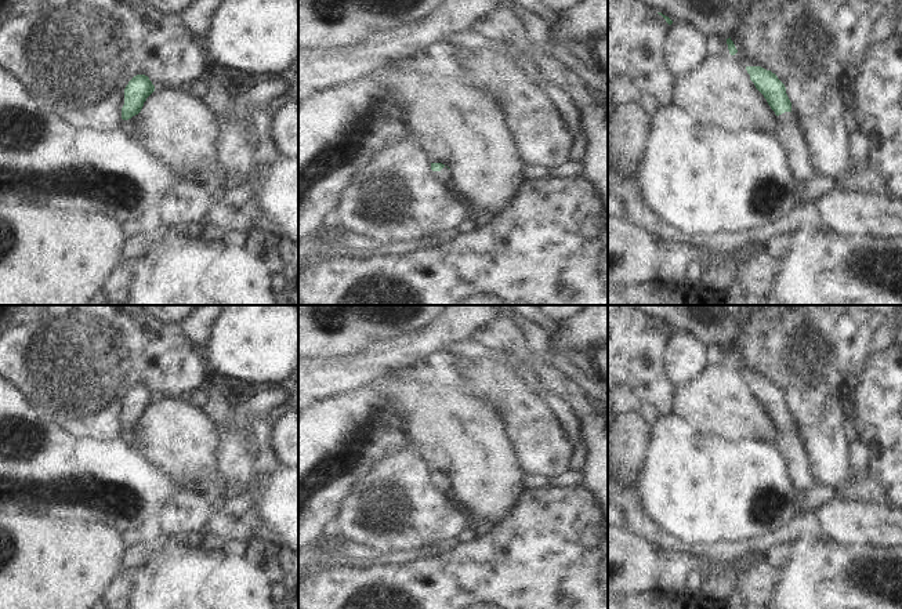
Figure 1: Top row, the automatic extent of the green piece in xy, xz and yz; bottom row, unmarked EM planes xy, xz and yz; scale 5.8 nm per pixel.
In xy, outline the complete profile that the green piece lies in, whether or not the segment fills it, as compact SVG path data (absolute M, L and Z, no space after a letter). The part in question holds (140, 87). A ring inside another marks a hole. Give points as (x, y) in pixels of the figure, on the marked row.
M145 75L134 76L124 88L124 105L122 108L122 127L134 134L133 122L141 112L146 98L155 91L155 86Z

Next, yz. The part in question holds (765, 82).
M746 66L746 70L778 117L776 135L789 155L789 163L794 174L797 178L812 180L816 173L809 163L803 135L791 113L791 102L786 94L785 84L775 73L761 66Z

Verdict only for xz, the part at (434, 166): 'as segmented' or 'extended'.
extended

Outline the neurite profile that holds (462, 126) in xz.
M407 59L390 61L369 77L376 79L394 94L405 112L405 123L412 138L427 151L431 163L442 163L450 168L453 188L472 204L477 214L499 215L519 195L526 181L525 163L519 156L514 133L508 128L508 119L501 104L489 91L454 77L416 73L410 69Z

